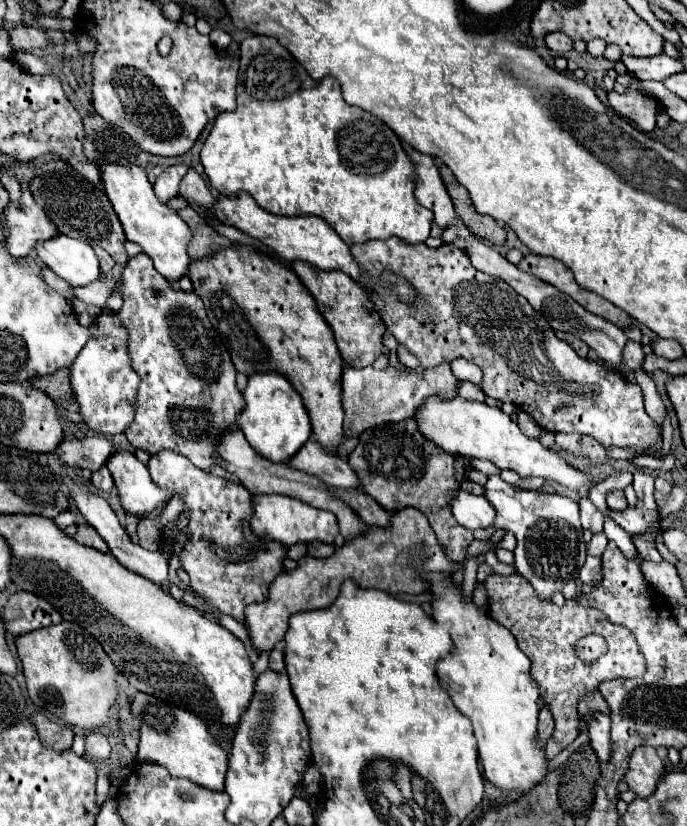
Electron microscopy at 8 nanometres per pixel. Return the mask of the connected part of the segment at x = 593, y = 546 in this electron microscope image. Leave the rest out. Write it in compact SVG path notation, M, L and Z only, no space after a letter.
M594 534L592 540L590 540L590 544L588 544L588 548L586 548L586 552L594 554L594 556L600 556L604 552L606 544L608 544L608 540L606 540L604 534Z

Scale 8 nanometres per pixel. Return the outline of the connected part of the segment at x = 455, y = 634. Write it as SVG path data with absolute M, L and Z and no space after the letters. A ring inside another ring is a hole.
M422 573L432 592L432 616L446 624L452 638L452 654L438 660L436 676L456 708L470 718L478 740L478 754L484 776L502 792L524 790L546 780L548 758L536 742L538 686L530 676L530 660L518 648L508 628L488 616L472 600L466 600L462 586L452 582L452 574Z

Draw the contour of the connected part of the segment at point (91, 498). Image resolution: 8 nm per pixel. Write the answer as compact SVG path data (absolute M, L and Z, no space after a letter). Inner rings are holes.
M64 478L62 482L64 482L64 486L70 490L70 494L72 494L74 502L76 502L80 514L86 518L86 522L88 522L90 526L94 526L94 528L98 530L98 534L106 540L106 544L110 546L110 552L114 554L114 558L116 558L122 566L126 566L128 570L132 570L132 572L136 572L136 574L140 574L140 576L144 576L144 578L148 578L148 580L164 586L164 588L170 584L170 580L168 580L168 558L166 558L162 552L158 552L158 550L150 552L150 550L144 550L140 544L132 544L130 538L128 538L128 534L126 534L126 530L120 526L116 514L112 512L112 508L108 506L108 502L106 502L102 496L90 494L86 488L76 486L70 478Z

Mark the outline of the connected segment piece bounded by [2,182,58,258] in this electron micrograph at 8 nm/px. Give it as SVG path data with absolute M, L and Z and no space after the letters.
M22 182L20 204L10 202L2 214L4 232L6 232L6 250L16 258L28 256L28 252L40 240L56 236L56 226L44 216L44 210L34 202L28 184Z

